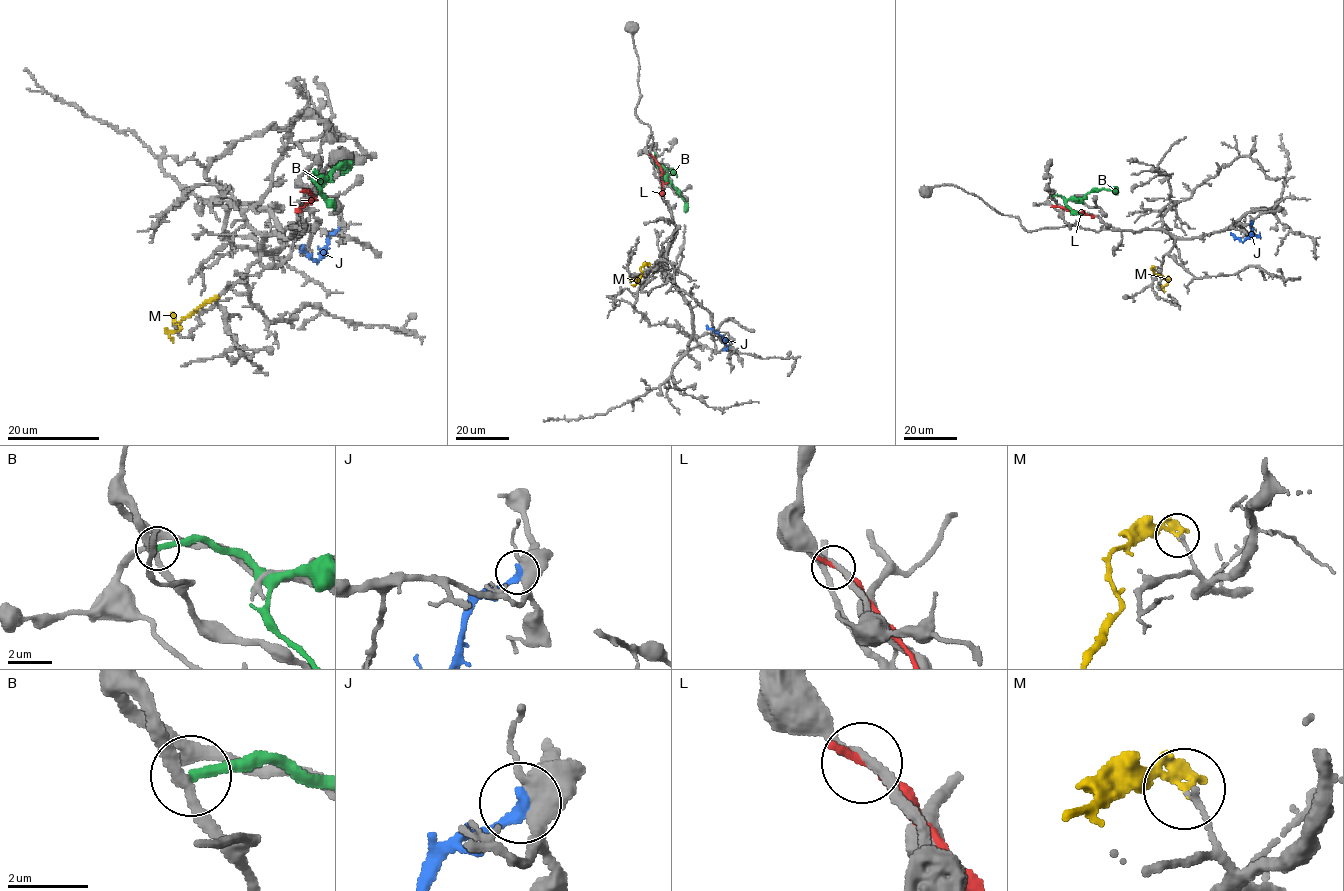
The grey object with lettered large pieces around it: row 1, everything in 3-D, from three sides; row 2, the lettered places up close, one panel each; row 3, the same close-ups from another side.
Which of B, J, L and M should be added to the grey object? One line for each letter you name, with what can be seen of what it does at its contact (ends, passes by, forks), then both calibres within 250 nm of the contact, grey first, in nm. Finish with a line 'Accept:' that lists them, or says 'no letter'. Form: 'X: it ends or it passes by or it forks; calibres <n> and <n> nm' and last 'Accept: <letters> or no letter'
Accept: no letter

